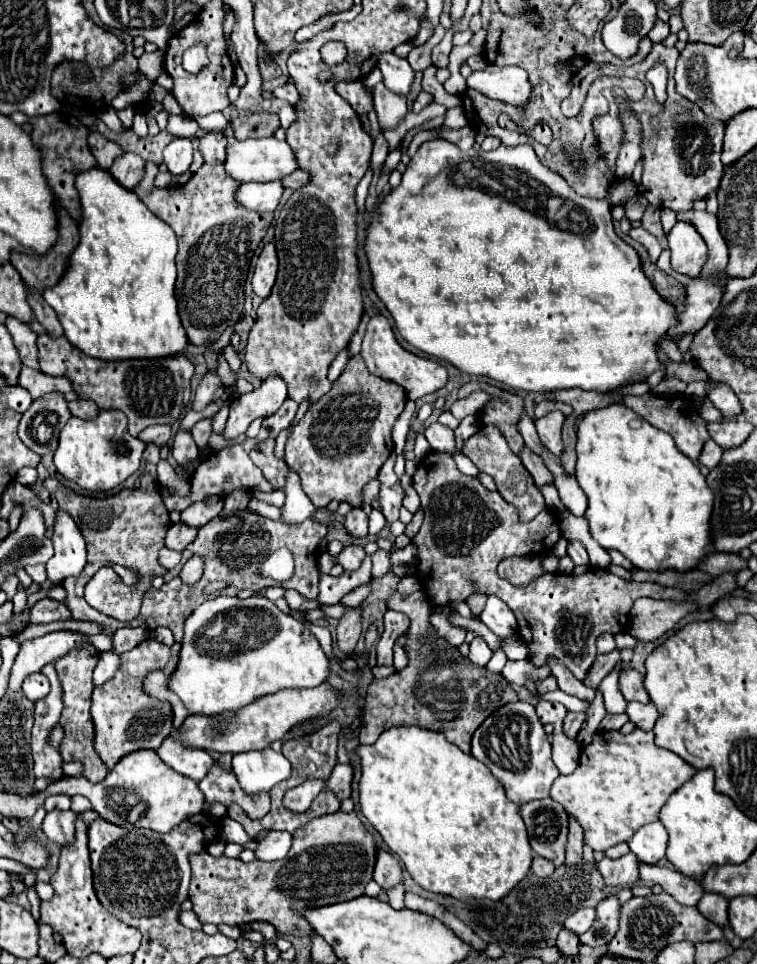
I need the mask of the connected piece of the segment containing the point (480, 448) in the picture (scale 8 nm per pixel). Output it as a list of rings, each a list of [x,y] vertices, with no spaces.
[[[485,426],[485,428],[481,428],[477,434],[473,434],[471,438],[467,438],[467,440],[463,442],[461,452],[463,452],[481,472],[489,474],[489,476],[495,480],[497,490],[501,492],[501,496],[503,496],[509,504],[513,504],[513,506],[517,508],[521,522],[529,522],[529,520],[533,520],[541,510],[545,510],[545,498],[543,498],[543,494],[535,488],[531,474],[525,470],[525,466],[521,464],[521,460],[509,450],[505,438],[501,436],[501,432],[497,432],[495,426]]]

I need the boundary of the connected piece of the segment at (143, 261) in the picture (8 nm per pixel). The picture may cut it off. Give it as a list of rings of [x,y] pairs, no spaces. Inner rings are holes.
[[[109,170],[79,172],[75,188],[81,202],[79,244],[69,256],[61,280],[43,290],[43,300],[57,312],[67,340],[99,360],[157,358],[183,352],[187,336],[173,296],[177,276],[173,228],[153,216],[135,192],[121,188]]]

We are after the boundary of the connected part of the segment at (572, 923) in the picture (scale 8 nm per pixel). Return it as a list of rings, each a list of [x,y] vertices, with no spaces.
[[[581,908],[565,920],[565,928],[573,930],[575,934],[583,934],[593,924],[593,920],[595,920],[595,908]]]

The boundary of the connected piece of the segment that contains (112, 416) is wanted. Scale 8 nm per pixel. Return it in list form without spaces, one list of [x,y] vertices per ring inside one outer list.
[[[101,410],[95,420],[69,418],[61,430],[53,462],[59,474],[83,490],[105,492],[125,482],[141,464],[145,444],[127,432],[127,418],[119,410]]]

